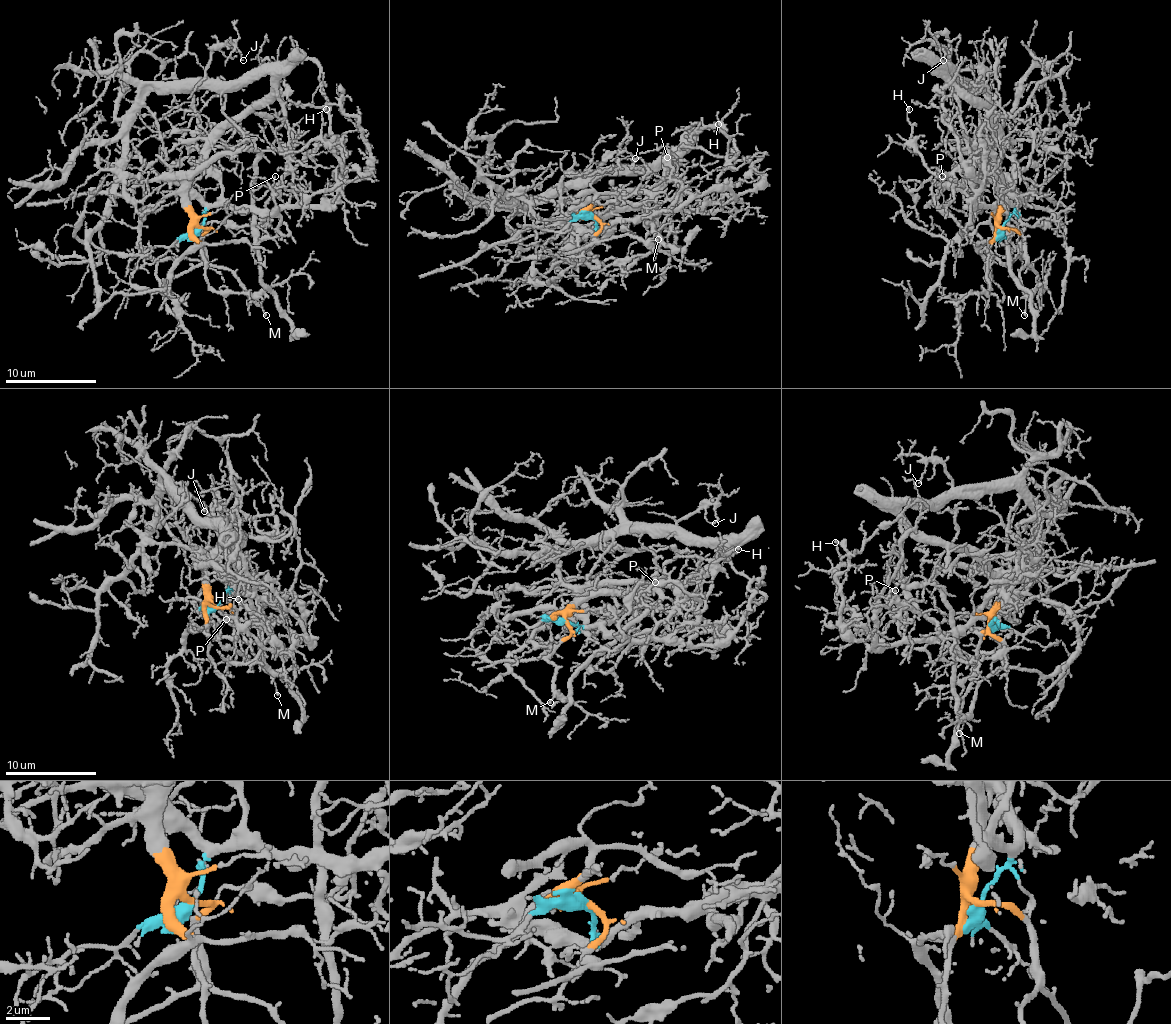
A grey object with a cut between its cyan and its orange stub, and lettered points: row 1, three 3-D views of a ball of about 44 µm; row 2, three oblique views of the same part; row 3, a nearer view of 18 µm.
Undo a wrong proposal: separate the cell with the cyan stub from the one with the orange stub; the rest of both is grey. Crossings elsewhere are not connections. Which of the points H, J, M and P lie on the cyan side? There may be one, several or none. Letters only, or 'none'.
H, P

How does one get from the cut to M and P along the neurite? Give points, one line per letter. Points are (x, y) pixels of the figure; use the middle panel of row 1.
M: (592, 216), (601, 229), (595, 238), (599, 241), (624, 234), (645, 241), (658, 238)
P: (592, 216), (601, 229), (663, 213), (681, 186), (670, 177), (667, 150), (663, 152), (667, 157)

